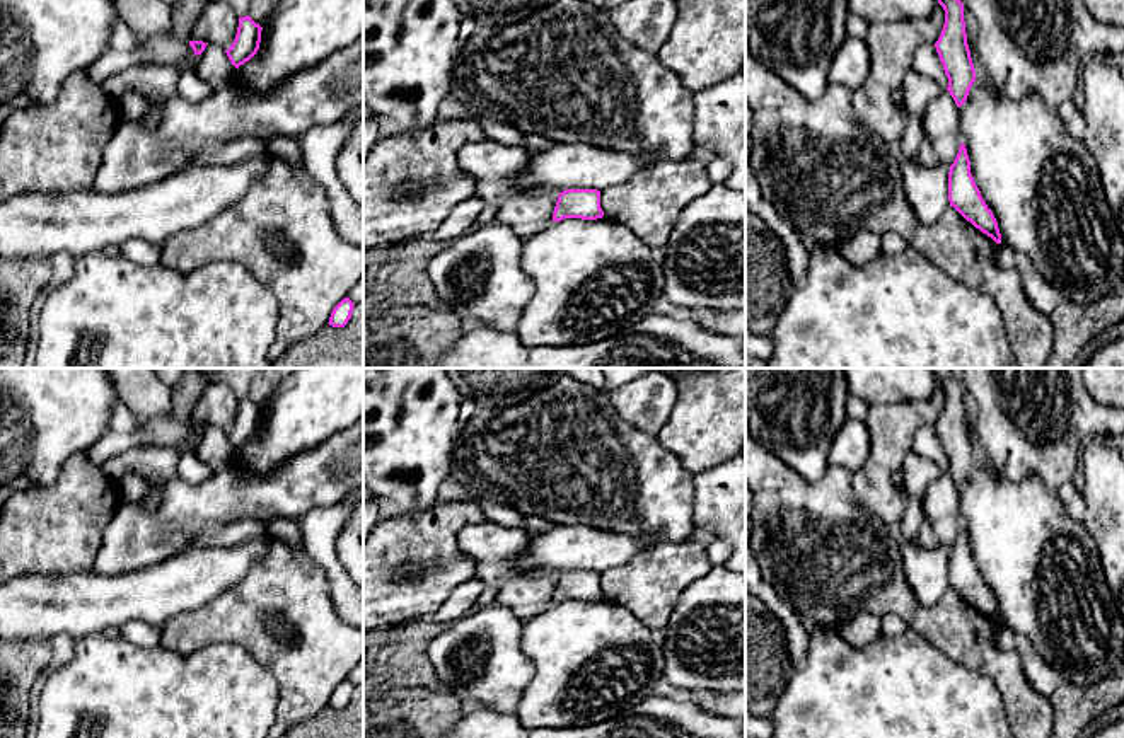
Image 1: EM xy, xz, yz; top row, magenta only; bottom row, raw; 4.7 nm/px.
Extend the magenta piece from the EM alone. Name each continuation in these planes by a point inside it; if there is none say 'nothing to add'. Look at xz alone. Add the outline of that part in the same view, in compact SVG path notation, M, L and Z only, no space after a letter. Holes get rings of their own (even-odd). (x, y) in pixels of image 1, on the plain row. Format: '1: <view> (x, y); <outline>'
nothing to add

